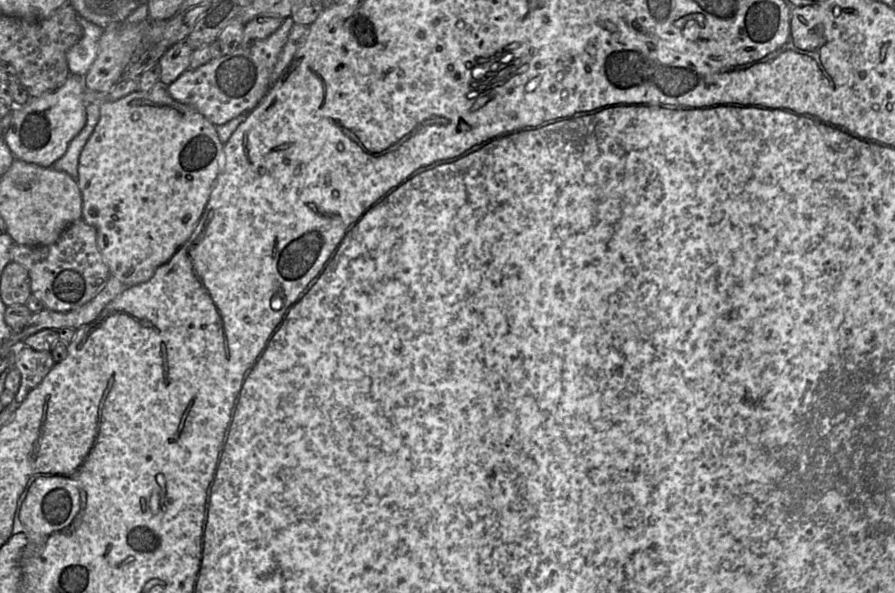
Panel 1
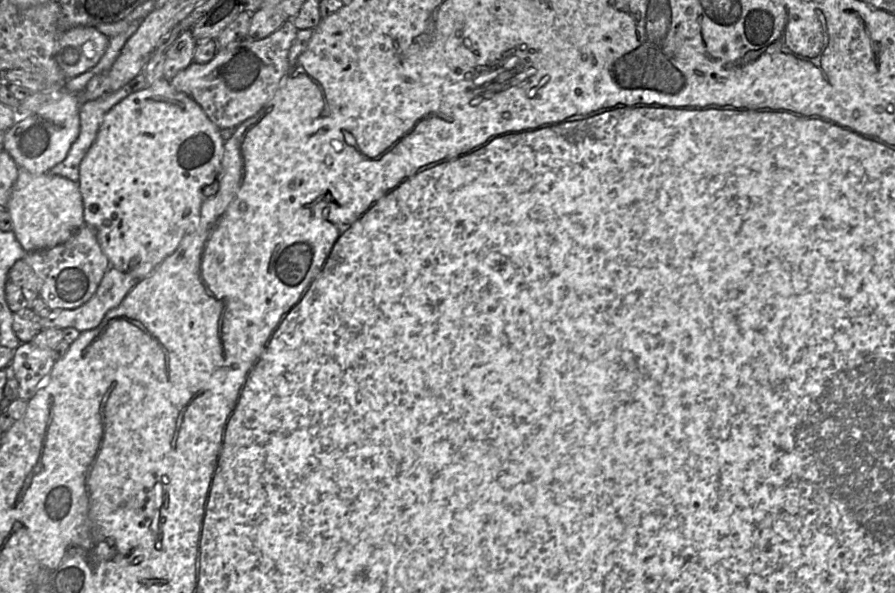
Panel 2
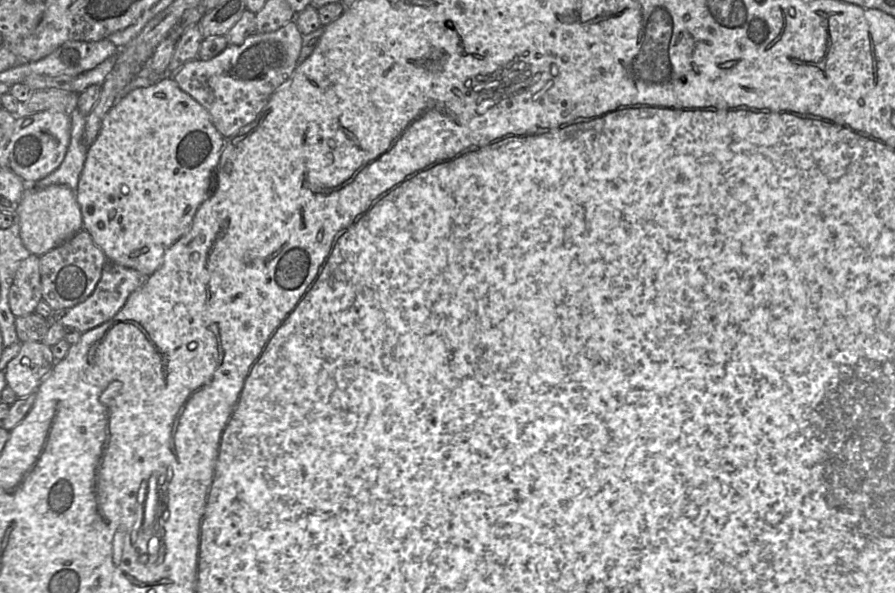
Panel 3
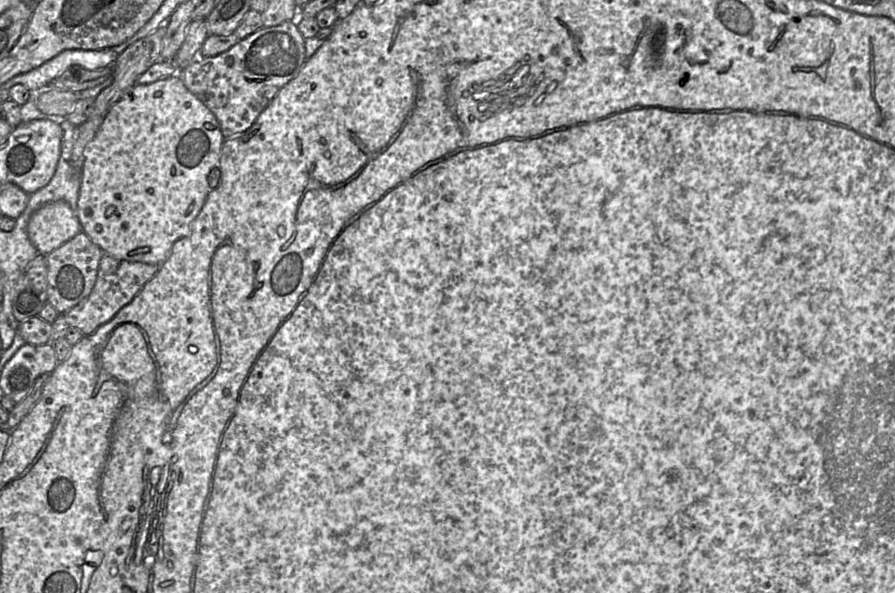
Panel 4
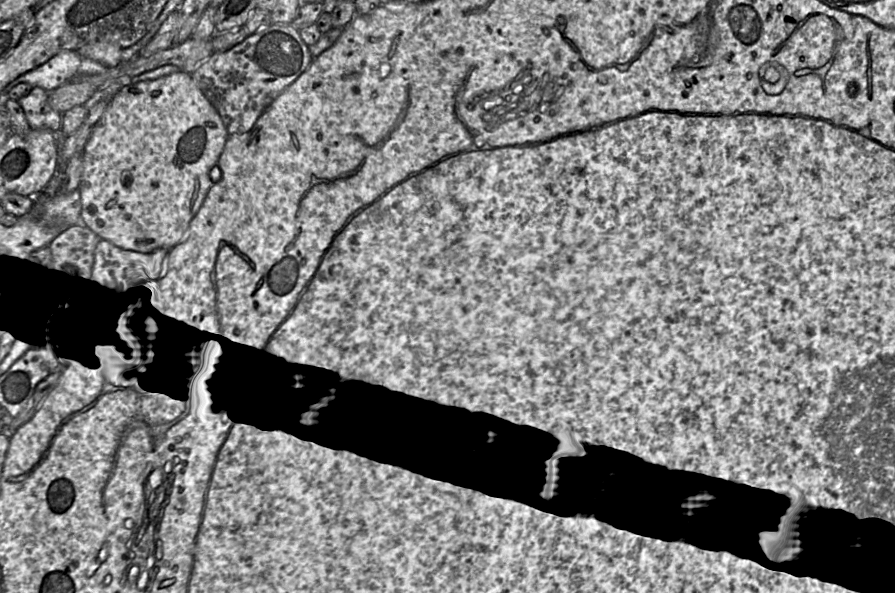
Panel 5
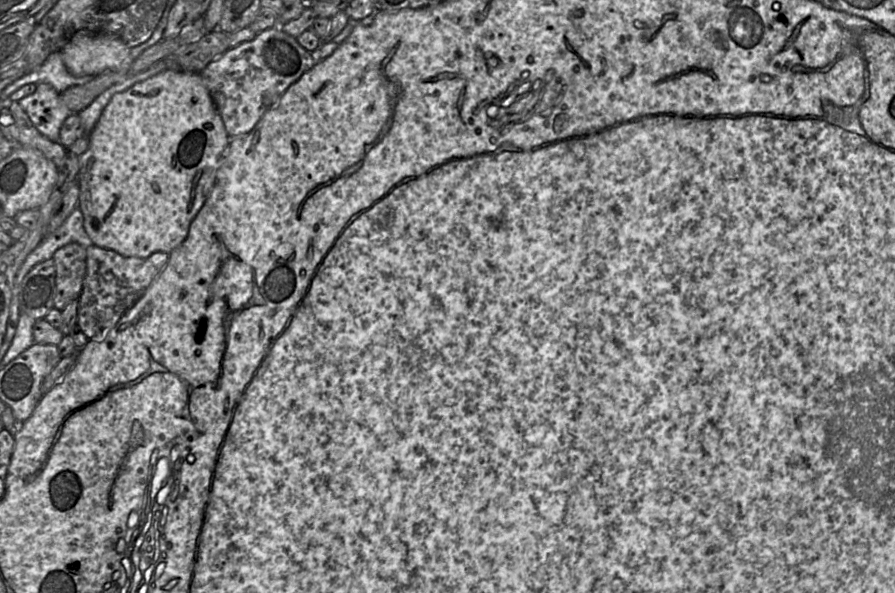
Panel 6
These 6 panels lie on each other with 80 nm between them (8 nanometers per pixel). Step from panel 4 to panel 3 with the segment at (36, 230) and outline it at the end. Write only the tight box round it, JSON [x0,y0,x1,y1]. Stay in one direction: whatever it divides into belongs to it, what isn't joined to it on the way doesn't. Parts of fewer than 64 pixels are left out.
[14,185,83,256]

